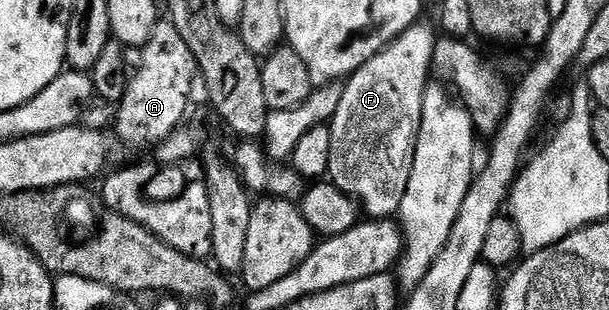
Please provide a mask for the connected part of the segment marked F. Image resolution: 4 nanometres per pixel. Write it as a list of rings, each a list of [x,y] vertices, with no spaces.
[[[417,24],[411,26],[406,32],[402,32],[402,36],[398,36],[391,42],[387,48],[380,50],[370,60],[366,60],[366,64],[362,64],[362,68],[358,68],[352,73],[352,77],[343,83],[344,92],[342,101],[338,104],[338,112],[334,112],[330,123],[330,168],[328,169],[327,181],[335,184],[346,196],[350,196],[356,201],[357,206],[369,219],[372,220],[392,220],[399,215],[402,208],[402,196],[406,196],[406,184],[410,184],[410,172],[414,164],[414,152],[418,144],[418,132],[422,124],[422,104],[424,103],[424,93],[428,91],[430,79],[428,73],[433,73],[434,67],[432,58],[438,49],[438,34],[435,29],[432,30],[425,24]]]

